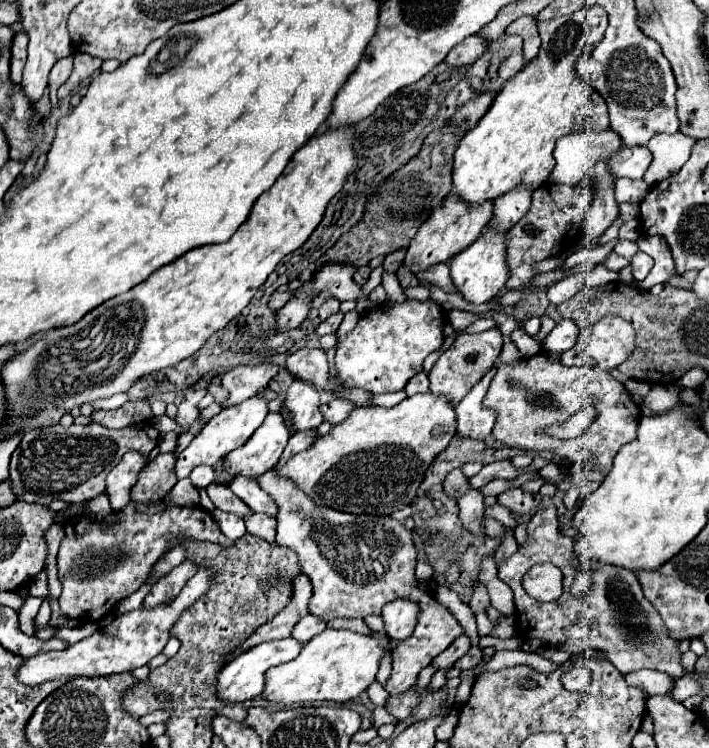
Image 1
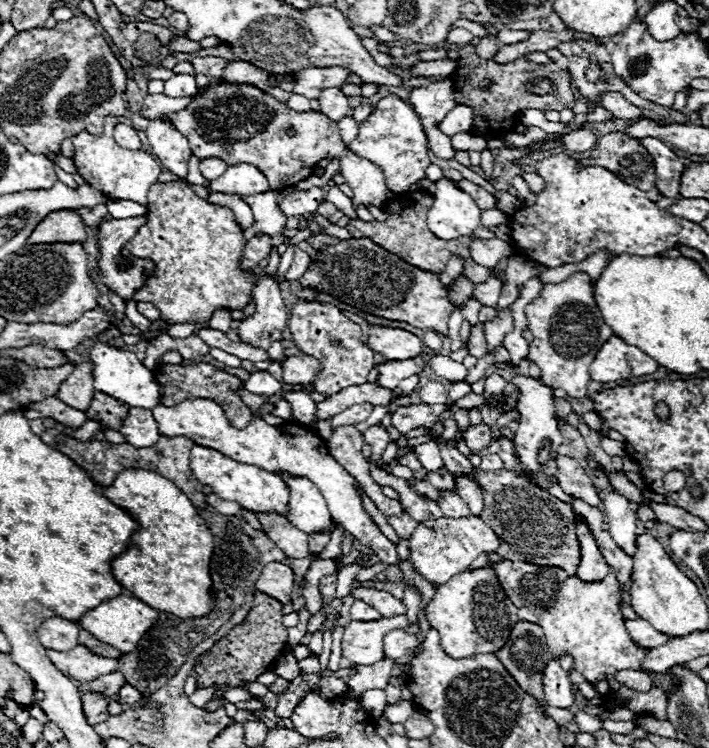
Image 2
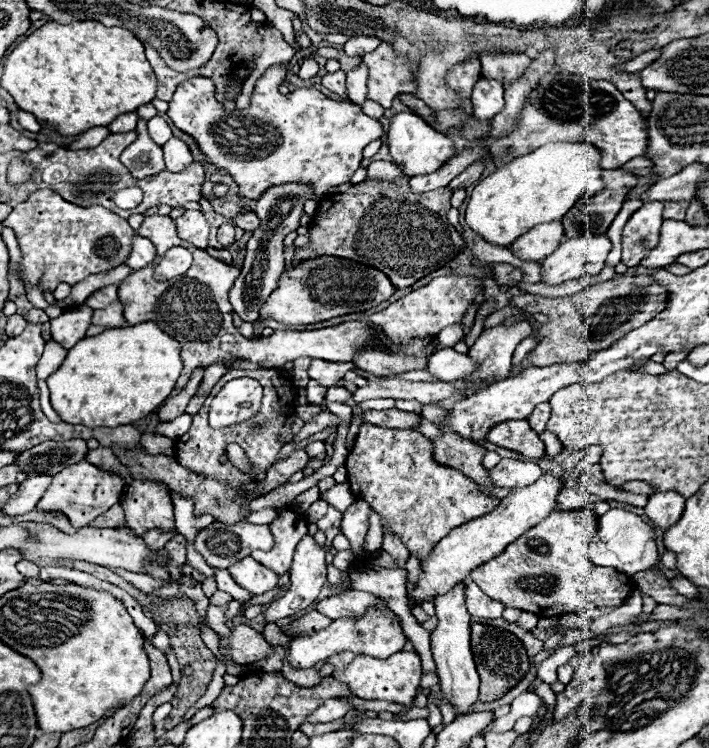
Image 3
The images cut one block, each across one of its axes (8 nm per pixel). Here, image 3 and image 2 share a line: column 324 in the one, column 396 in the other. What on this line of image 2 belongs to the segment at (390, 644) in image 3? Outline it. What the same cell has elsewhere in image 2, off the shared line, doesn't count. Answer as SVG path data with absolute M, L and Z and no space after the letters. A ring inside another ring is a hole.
M400 628L388 632L386 640L384 640L384 652L386 652L386 656L390 656L394 660L406 656L416 646L418 646L418 638L414 634L408 634L408 632L400 630Z

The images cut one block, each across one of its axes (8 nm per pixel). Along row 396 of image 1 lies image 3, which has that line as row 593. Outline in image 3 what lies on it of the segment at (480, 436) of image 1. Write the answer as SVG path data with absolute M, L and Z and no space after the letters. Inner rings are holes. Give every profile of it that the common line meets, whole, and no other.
M470 578L464 580L466 584L466 608L470 614L474 616L482 616L482 618L502 618L502 610L504 604L490 600Z

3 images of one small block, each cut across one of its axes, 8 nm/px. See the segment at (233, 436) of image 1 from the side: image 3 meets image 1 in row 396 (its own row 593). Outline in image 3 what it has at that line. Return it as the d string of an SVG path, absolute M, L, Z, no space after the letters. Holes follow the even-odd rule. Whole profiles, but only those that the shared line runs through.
M250 556L244 558L244 560L240 560L240 562L236 562L236 564L232 564L228 570L230 570L234 582L240 588L248 590L250 594L270 592L278 584L278 574L274 574L268 568L264 568L262 564L258 564Z

